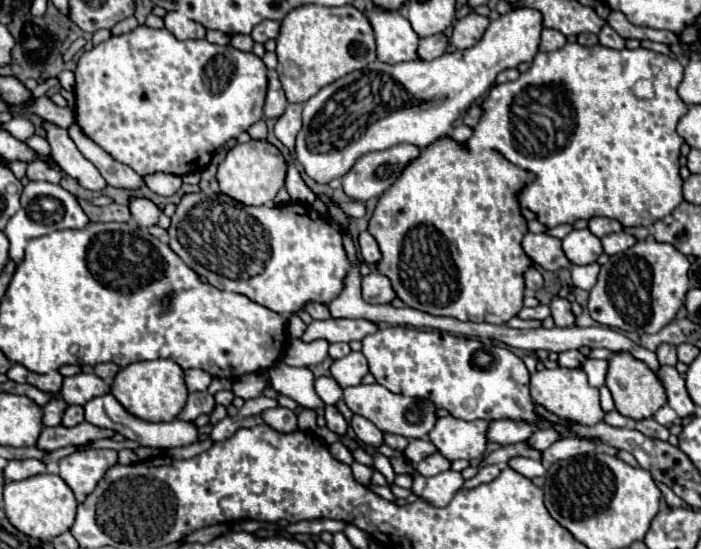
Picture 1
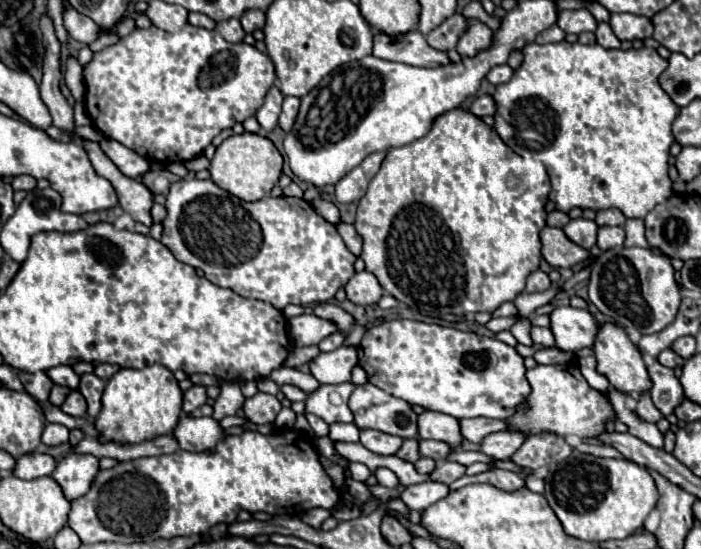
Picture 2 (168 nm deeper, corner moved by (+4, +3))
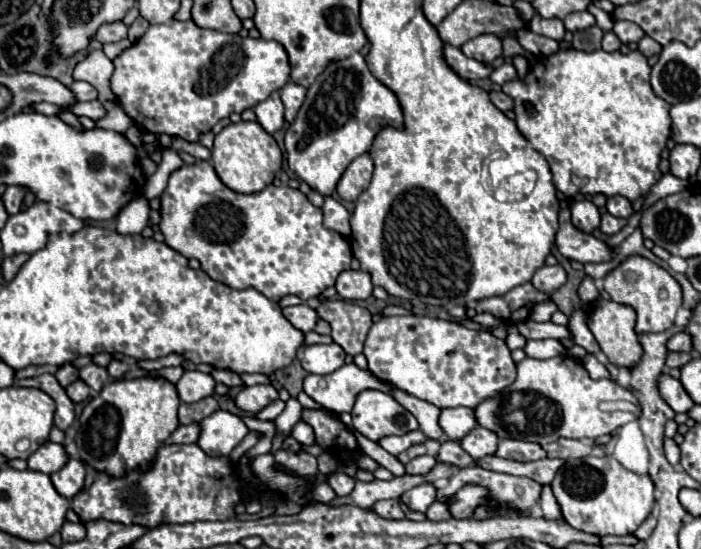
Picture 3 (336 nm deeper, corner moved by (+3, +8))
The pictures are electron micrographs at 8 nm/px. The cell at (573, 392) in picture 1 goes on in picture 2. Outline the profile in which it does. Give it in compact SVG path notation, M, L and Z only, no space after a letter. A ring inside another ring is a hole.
M537 365L527 371L527 381L531 393L527 401L517 405L515 413L505 421L507 431L519 431L523 435L531 433L553 433L557 437L577 435L581 439L597 437L605 431L605 423L613 419L613 405L609 397L601 391L589 387L577 365Z

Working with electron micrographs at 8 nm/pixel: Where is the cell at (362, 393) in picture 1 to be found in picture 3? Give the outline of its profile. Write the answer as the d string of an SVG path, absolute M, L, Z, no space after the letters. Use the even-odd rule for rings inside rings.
M364 390L356 396L352 424L360 434L374 442L388 434L418 430L416 418L402 404L398 404L394 396L380 390Z

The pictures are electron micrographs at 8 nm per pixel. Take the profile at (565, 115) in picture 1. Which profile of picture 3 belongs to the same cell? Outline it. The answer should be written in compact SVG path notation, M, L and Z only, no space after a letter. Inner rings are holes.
M560 40L558 52L534 60L528 74L506 82L502 92L514 100L514 122L520 134L548 160L554 186L566 198L576 194L604 194L606 198L612 198L620 194L634 202L636 198L646 198L650 188L662 178L658 164L666 140L671 136L670 104L652 92L650 64L640 50L628 54L604 50L576 52L572 44Z

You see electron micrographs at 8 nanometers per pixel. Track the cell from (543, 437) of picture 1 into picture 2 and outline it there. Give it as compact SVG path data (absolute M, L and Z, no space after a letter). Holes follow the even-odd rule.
M507 431L491 433L481 441L479 451L493 459L507 459L507 457L511 457L511 453L515 453L515 449L519 449L519 445L525 439L527 437L519 437L519 433L507 433Z

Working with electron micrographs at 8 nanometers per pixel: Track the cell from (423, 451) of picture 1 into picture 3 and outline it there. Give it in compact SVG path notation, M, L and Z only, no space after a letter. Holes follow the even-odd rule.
M440 442L440 450L438 450L438 456L436 456L440 462L448 462L448 464L454 464L458 468L464 468L464 466L470 466L474 464L476 460L472 456L468 456L468 452L464 452L464 448L460 448L458 442Z

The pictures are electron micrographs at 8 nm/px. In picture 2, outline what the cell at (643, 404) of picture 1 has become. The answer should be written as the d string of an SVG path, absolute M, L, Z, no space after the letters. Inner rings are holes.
M603 323L597 331L593 353L597 357L597 371L603 373L615 389L619 389L623 393L629 393L633 397L651 389L651 379L649 379L647 367L643 363L643 355L637 349L637 345L629 339L629 335L625 333L623 327L619 327L615 323Z

